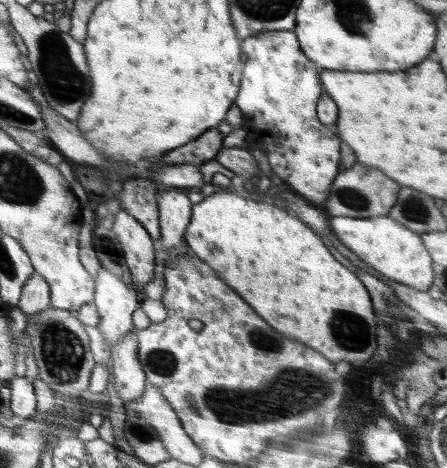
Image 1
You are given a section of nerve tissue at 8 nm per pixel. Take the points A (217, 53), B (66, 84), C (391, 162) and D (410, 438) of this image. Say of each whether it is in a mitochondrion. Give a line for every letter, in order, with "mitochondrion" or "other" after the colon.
A: other
B: mitochondrion
C: other
D: other

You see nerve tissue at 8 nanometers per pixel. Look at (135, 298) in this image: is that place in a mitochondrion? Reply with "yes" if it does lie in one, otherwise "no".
no

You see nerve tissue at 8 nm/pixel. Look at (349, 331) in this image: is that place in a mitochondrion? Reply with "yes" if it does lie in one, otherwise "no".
yes

